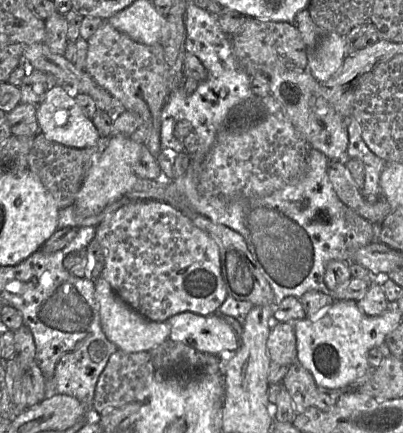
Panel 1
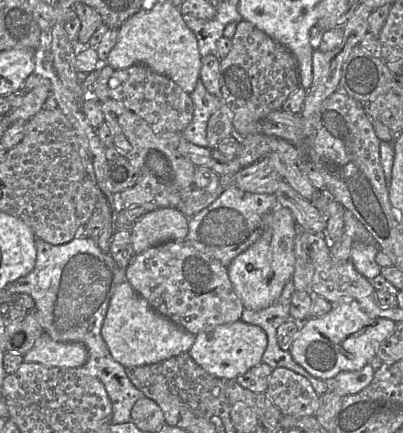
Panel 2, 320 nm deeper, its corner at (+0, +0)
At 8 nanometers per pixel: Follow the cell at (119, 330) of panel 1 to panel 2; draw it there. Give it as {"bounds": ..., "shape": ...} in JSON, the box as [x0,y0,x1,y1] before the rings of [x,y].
{"bounds":[101,282,195,367],"shape":[[[129,282],[119,284],[110,300],[101,335],[112,357],[124,367],[153,364],[188,352],[195,335],[155,311]]]}

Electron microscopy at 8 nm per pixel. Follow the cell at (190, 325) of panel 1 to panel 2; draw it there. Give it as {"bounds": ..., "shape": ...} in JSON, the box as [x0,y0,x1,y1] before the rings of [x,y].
{"bounds":[188,320,267,380],"shape":[[[238,320],[196,334],[188,354],[210,375],[221,380],[235,380],[262,362],[267,342],[267,334],[260,326]]]}

